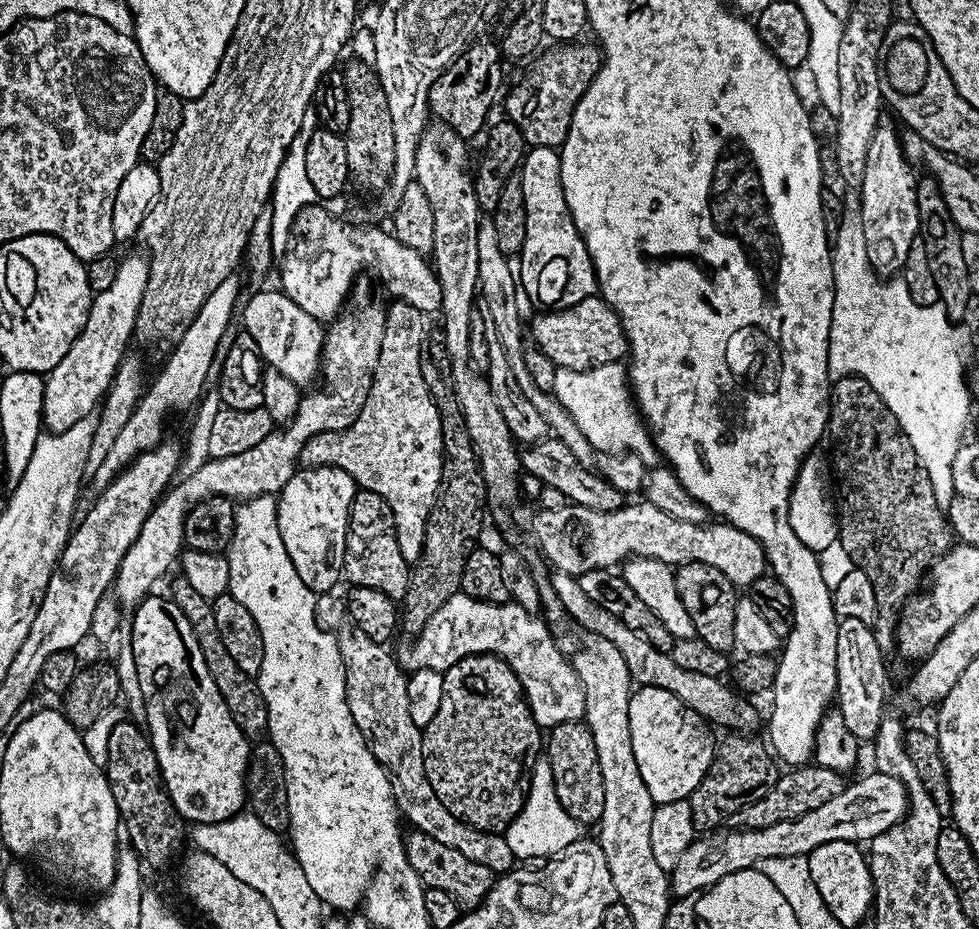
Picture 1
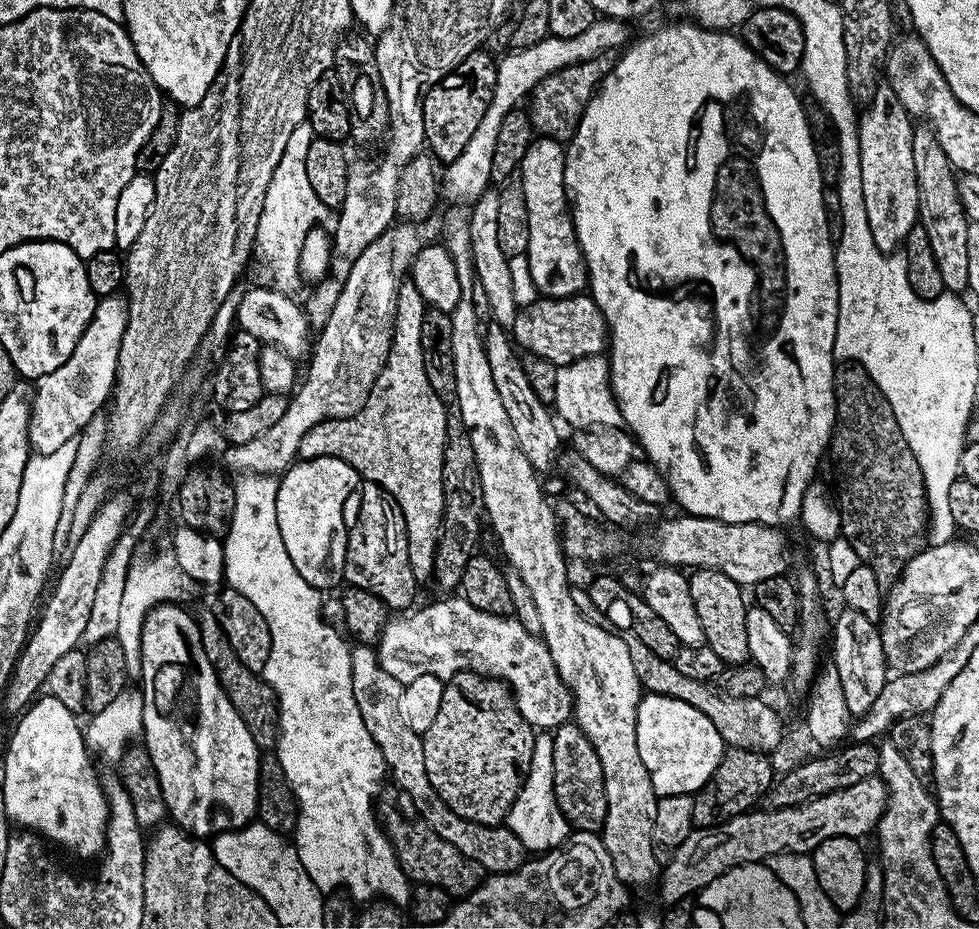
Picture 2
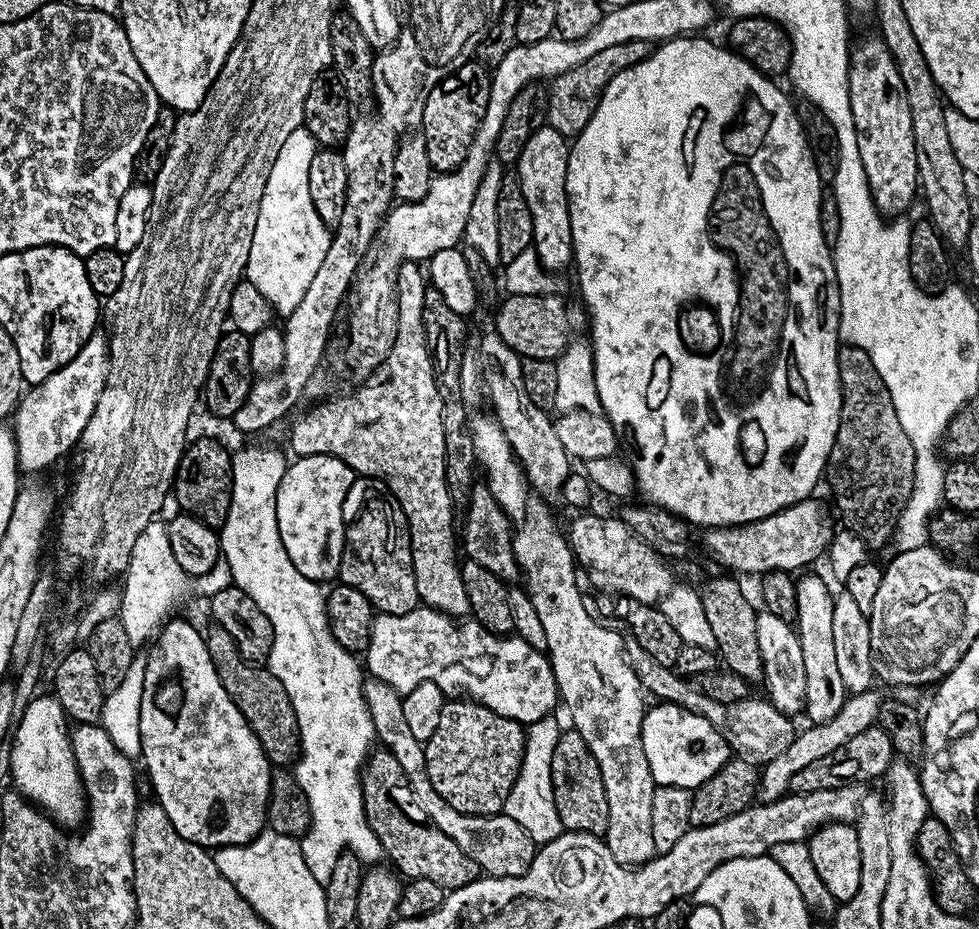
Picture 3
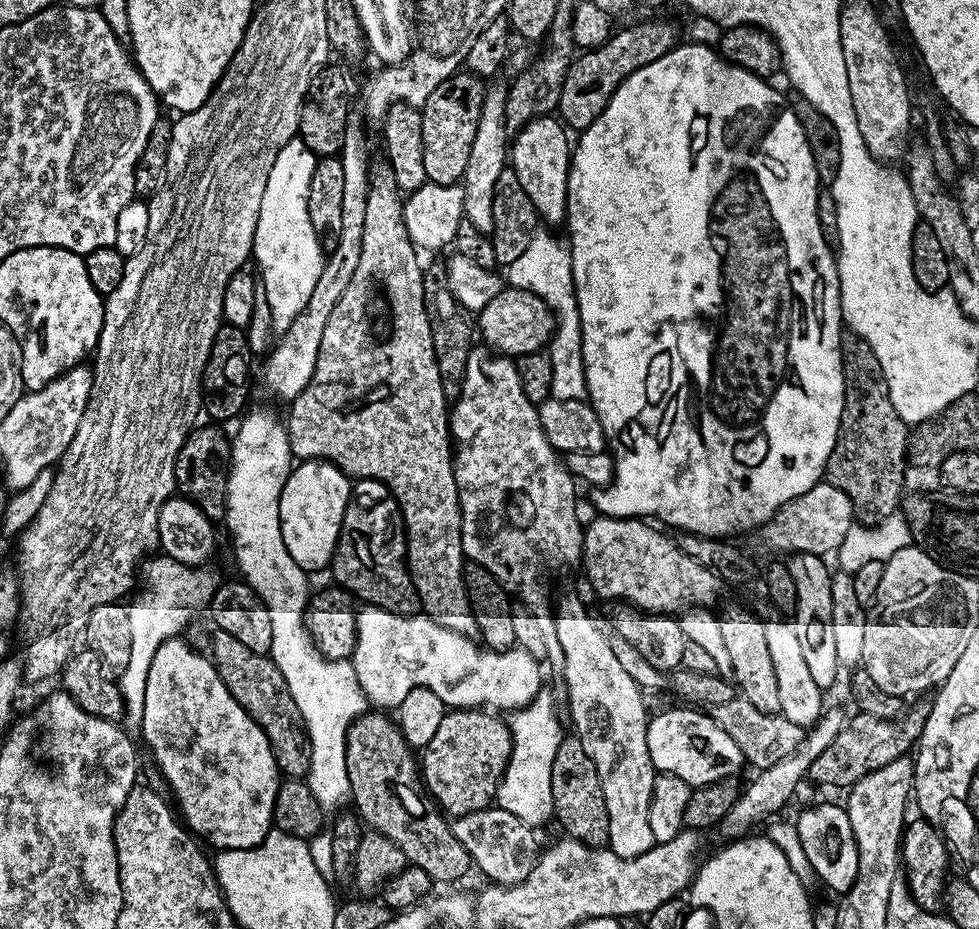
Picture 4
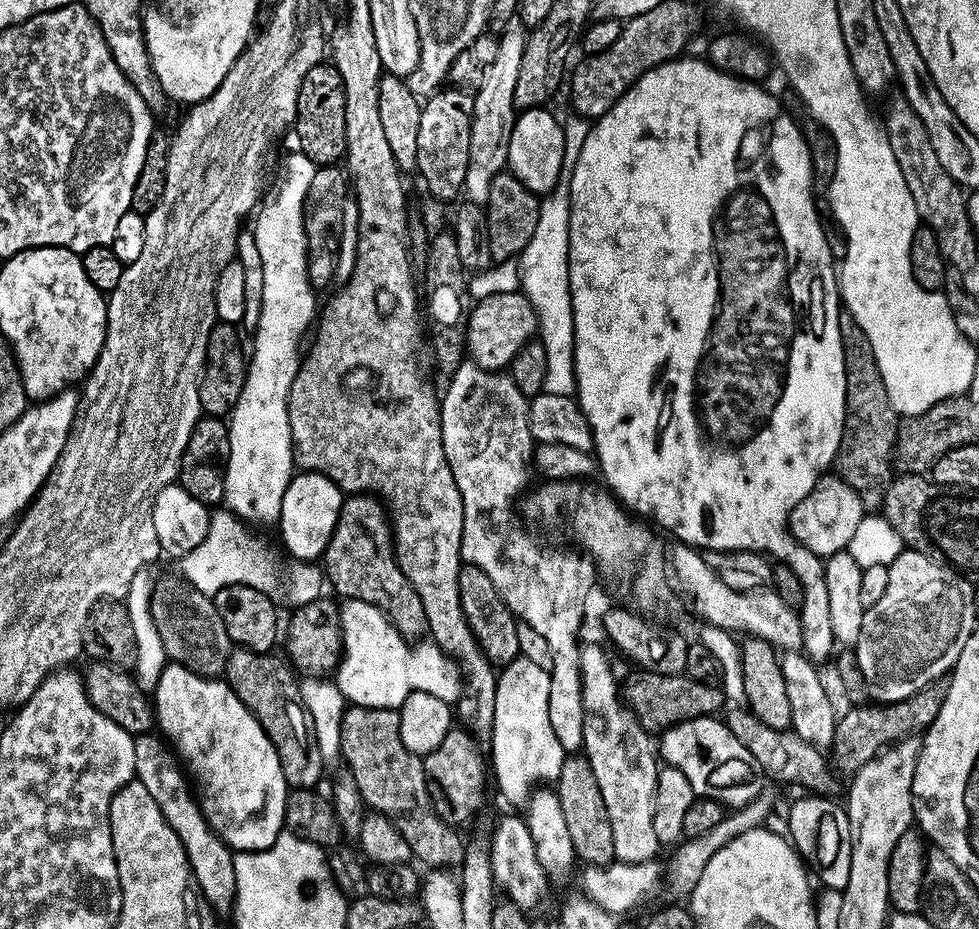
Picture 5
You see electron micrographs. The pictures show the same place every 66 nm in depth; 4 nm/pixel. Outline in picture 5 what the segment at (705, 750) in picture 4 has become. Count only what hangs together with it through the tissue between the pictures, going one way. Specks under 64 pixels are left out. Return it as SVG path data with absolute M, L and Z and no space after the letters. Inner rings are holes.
M716 716L694 718L675 724L673 728L665 728L658 740L658 752L667 767L677 768L686 774L686 782L690 782L697 797L716 800L725 809L741 808L761 795L760 763L752 757L750 750L746 750L746 746L742 746L742 742L738 742L738 738L734 738L727 723Z

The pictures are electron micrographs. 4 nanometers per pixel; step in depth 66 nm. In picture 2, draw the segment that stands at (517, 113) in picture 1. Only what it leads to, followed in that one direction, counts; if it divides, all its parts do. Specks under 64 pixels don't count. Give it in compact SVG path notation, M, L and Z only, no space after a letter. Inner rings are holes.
M611 55L595 56L584 62L566 66L545 78L530 93L532 105L527 105L526 108L528 117L532 120L533 129L541 137L549 140L571 141L572 135L578 130L580 119L586 110L586 106L596 95L596 90L601 82L611 72L613 63L614 60Z

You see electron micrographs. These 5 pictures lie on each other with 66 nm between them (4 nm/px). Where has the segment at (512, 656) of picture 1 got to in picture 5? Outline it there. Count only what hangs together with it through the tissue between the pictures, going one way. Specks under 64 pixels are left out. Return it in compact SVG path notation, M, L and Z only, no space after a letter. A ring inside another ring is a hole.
M345 599L343 603L340 604L340 625L342 626L342 642L344 643L344 655L340 658L340 664L336 667L334 673L334 683L337 688L339 688L340 693L344 695L345 701L349 705L356 705L358 707L370 707L370 708L393 708L399 710L399 708L404 705L406 698L410 694L415 692L429 692L434 694L434 698L442 698L442 702L446 702L450 705L455 705L456 701L460 699L462 695L462 673L459 664L440 649L439 645L433 644L431 642L425 642L425 644L420 644L424 642L416 642L413 648L408 648L409 641L400 633L400 631L395 628L395 626L384 617L383 612L380 609L375 608L370 602L362 602L361 600L350 600Z

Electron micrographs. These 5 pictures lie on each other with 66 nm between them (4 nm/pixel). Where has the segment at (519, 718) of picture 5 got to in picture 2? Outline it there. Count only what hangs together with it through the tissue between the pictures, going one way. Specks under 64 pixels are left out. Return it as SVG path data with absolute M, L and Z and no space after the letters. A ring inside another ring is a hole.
M548 734L537 735L534 742L534 758L520 788L518 798L510 806L506 817L506 827L522 842L529 853L543 854L557 848L570 835L570 825L562 814L558 802L554 798L554 778L552 777L552 738Z

